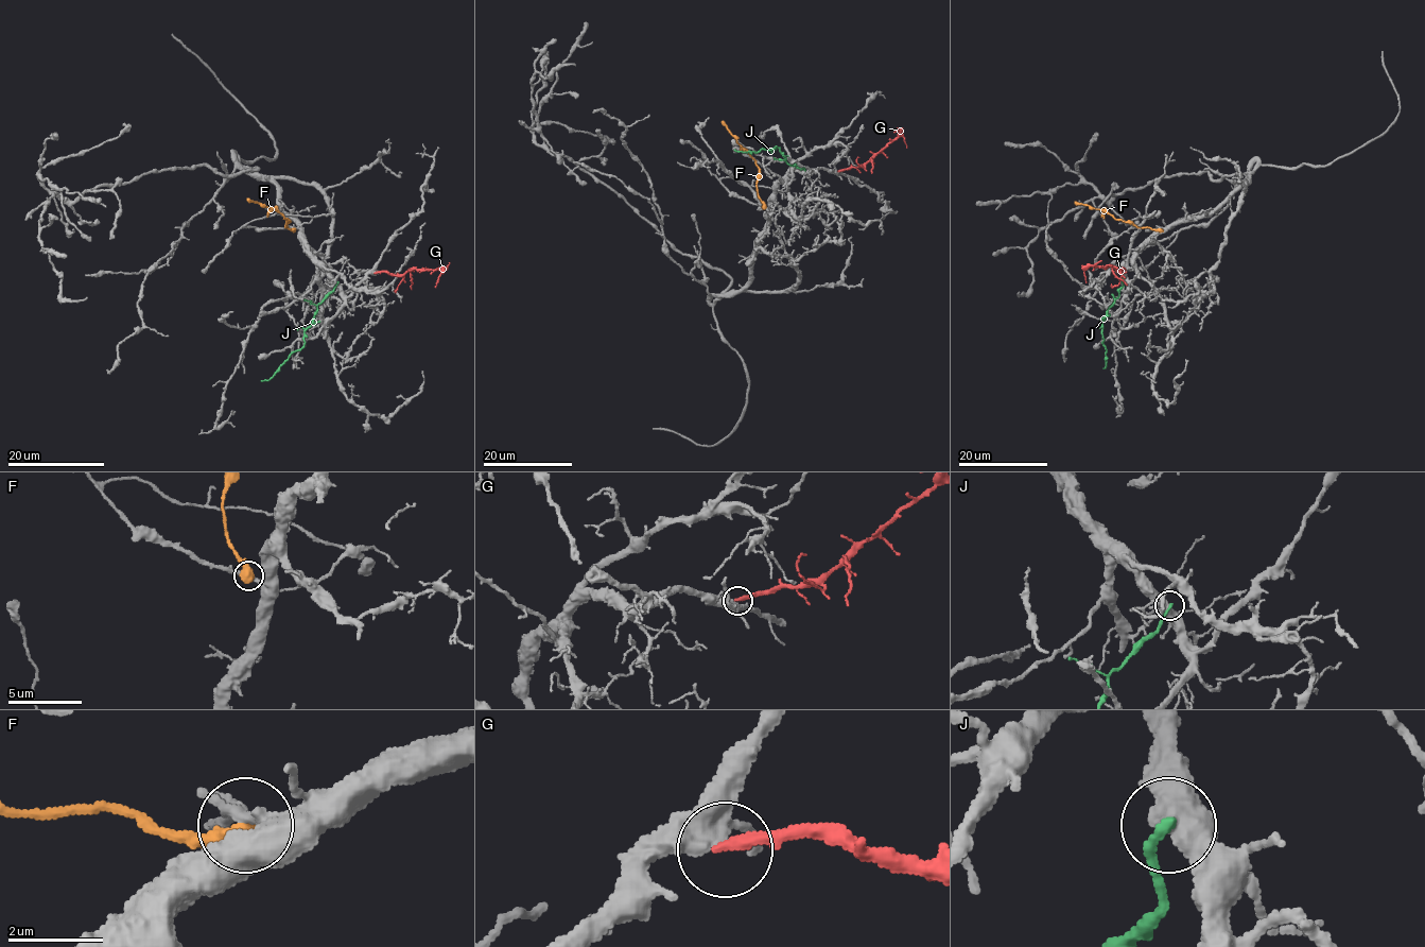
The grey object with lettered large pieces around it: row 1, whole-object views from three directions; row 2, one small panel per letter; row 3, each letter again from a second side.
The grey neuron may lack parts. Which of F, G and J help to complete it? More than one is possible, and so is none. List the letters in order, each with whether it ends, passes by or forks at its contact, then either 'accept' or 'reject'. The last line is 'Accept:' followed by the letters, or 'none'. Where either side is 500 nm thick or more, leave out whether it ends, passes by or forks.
F: reject
G: it ends there; accept
J: it ends there; reject
Accept: G

